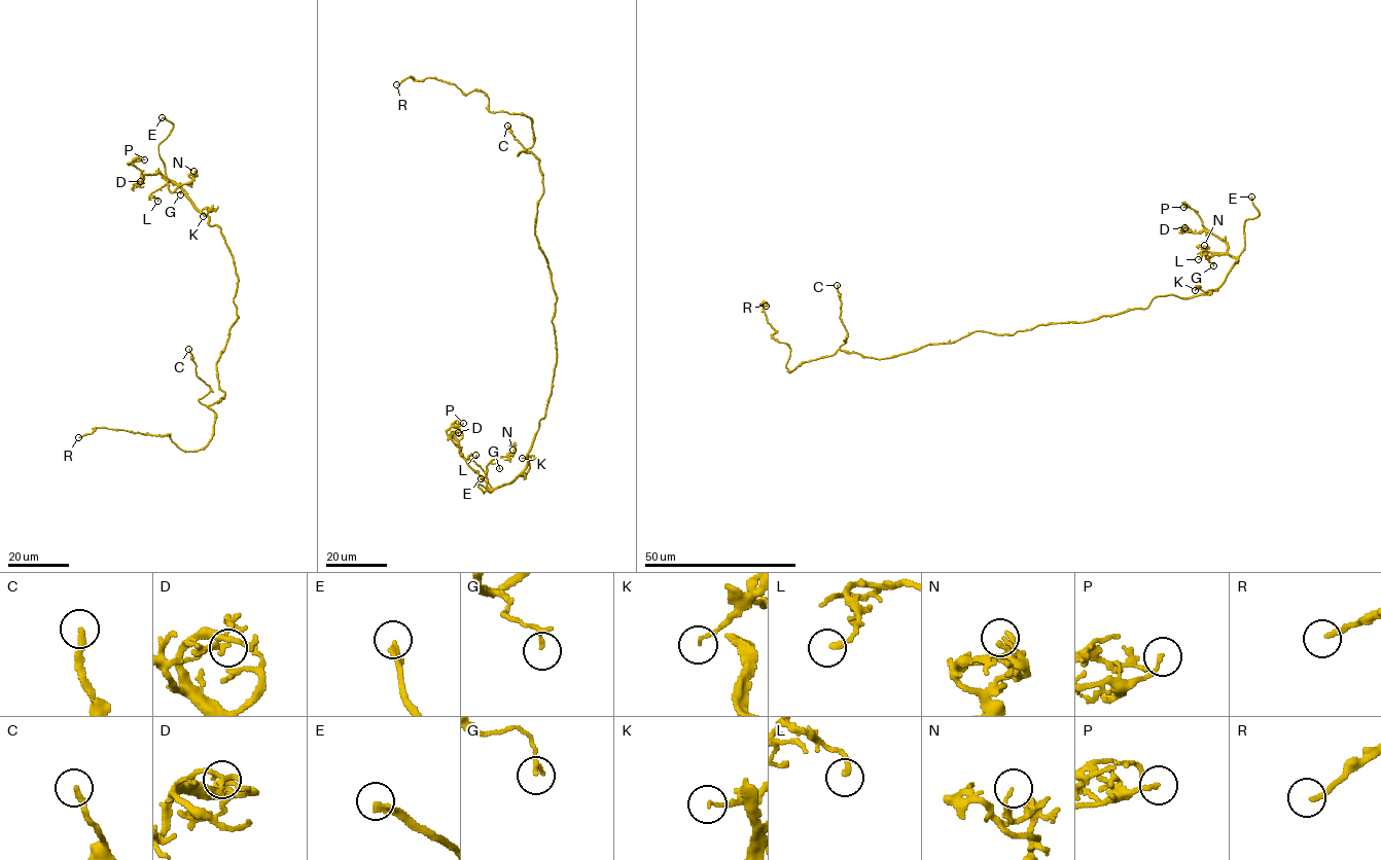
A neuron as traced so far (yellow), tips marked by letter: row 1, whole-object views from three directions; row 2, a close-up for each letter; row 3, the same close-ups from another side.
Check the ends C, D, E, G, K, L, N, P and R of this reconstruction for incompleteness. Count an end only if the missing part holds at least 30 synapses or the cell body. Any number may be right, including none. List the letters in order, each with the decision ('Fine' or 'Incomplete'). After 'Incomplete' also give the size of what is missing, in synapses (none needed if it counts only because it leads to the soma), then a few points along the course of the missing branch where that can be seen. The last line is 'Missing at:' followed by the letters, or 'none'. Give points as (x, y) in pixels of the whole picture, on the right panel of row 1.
C: Incomplete. Roughly 160 synapses. Course of what is missing: (837, 285), (850, 224), (894, 189), (887, 144), (909, 91), (899, 90), (908, 60), (885, 60), (927, 71)
D: Fine
E: Incomplete. Course of what is missing: (1251, 196), (1240, 183)
G: Fine
K: Fine
L: Fine
N: Fine
P: Fine
R: Incomplete. Roughly 60 synapses. Course of what is missing: (766, 306), (787, 309), (793, 313), (792, 318), (806, 321), (806, 342), (800, 339), (792, 325), (807, 311)
Missing at: C, E, R

